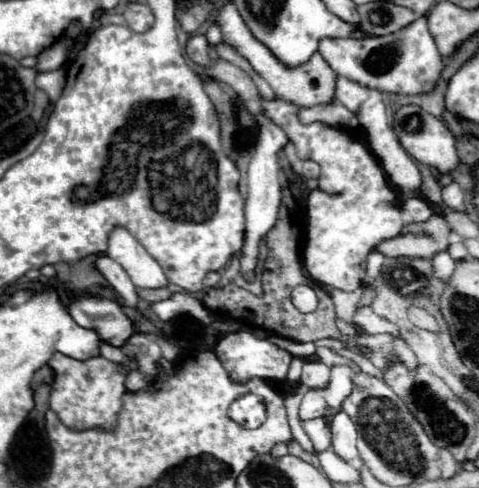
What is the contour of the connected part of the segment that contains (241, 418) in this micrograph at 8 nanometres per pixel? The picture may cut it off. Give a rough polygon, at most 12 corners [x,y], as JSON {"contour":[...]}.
{"contour":[[242,395],[230,405],[228,417],[244,429],[266,421],[264,399]]}

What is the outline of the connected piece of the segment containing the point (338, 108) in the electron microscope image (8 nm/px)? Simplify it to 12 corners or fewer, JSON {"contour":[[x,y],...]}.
{"contour":[[342,103],[298,111],[302,123],[322,121],[356,129],[358,119]]}

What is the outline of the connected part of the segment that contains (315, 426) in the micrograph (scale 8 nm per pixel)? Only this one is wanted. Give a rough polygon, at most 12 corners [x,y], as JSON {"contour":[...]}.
{"contour":[[332,419],[304,421],[318,453],[332,445]]}

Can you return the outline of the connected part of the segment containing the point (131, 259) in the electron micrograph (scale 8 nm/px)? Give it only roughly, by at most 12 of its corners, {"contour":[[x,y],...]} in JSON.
{"contour":[[122,227],[110,233],[106,255],[140,289],[162,289],[158,261]]}

